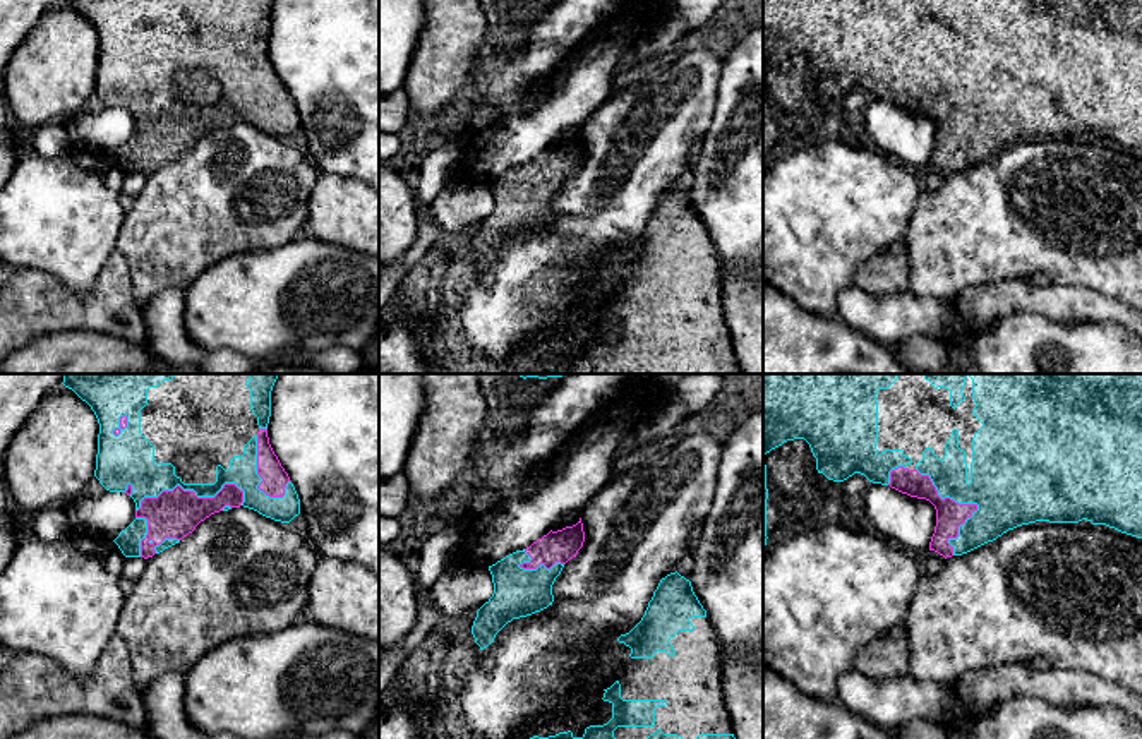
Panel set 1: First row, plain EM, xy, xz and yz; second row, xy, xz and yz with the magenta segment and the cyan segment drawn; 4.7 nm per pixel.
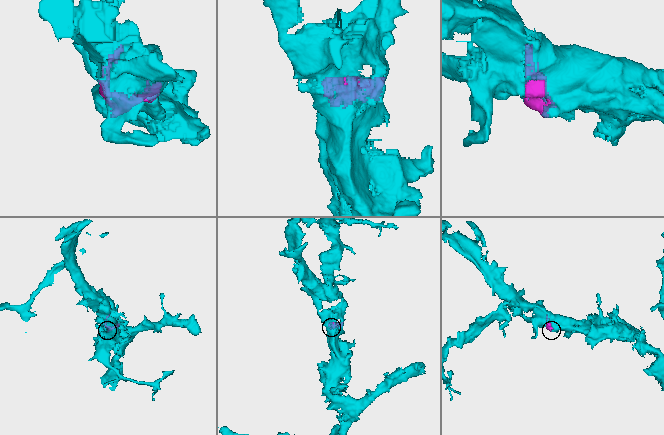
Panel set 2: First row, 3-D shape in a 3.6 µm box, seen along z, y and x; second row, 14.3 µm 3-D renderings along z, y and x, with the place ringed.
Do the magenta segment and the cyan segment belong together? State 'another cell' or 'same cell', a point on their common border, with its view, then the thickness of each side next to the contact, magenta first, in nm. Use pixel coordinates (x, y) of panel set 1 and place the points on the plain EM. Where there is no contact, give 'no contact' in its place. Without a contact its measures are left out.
same cell; contact yz (969, 120); calibres 140 and 440 nm

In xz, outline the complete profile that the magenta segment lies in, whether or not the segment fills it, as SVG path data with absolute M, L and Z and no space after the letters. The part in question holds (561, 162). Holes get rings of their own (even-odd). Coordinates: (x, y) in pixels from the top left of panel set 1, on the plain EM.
M581 134L576 141L549 147L530 163L489 182L492 213L477 226L472 250L480 266L513 235L526 233L552 221L552 201L564 180L583 163Z

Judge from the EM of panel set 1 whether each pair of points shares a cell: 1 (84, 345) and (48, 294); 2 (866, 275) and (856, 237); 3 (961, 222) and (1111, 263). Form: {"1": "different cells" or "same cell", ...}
{"1": "different cells", "2": "different cells", "3": "same cell"}

